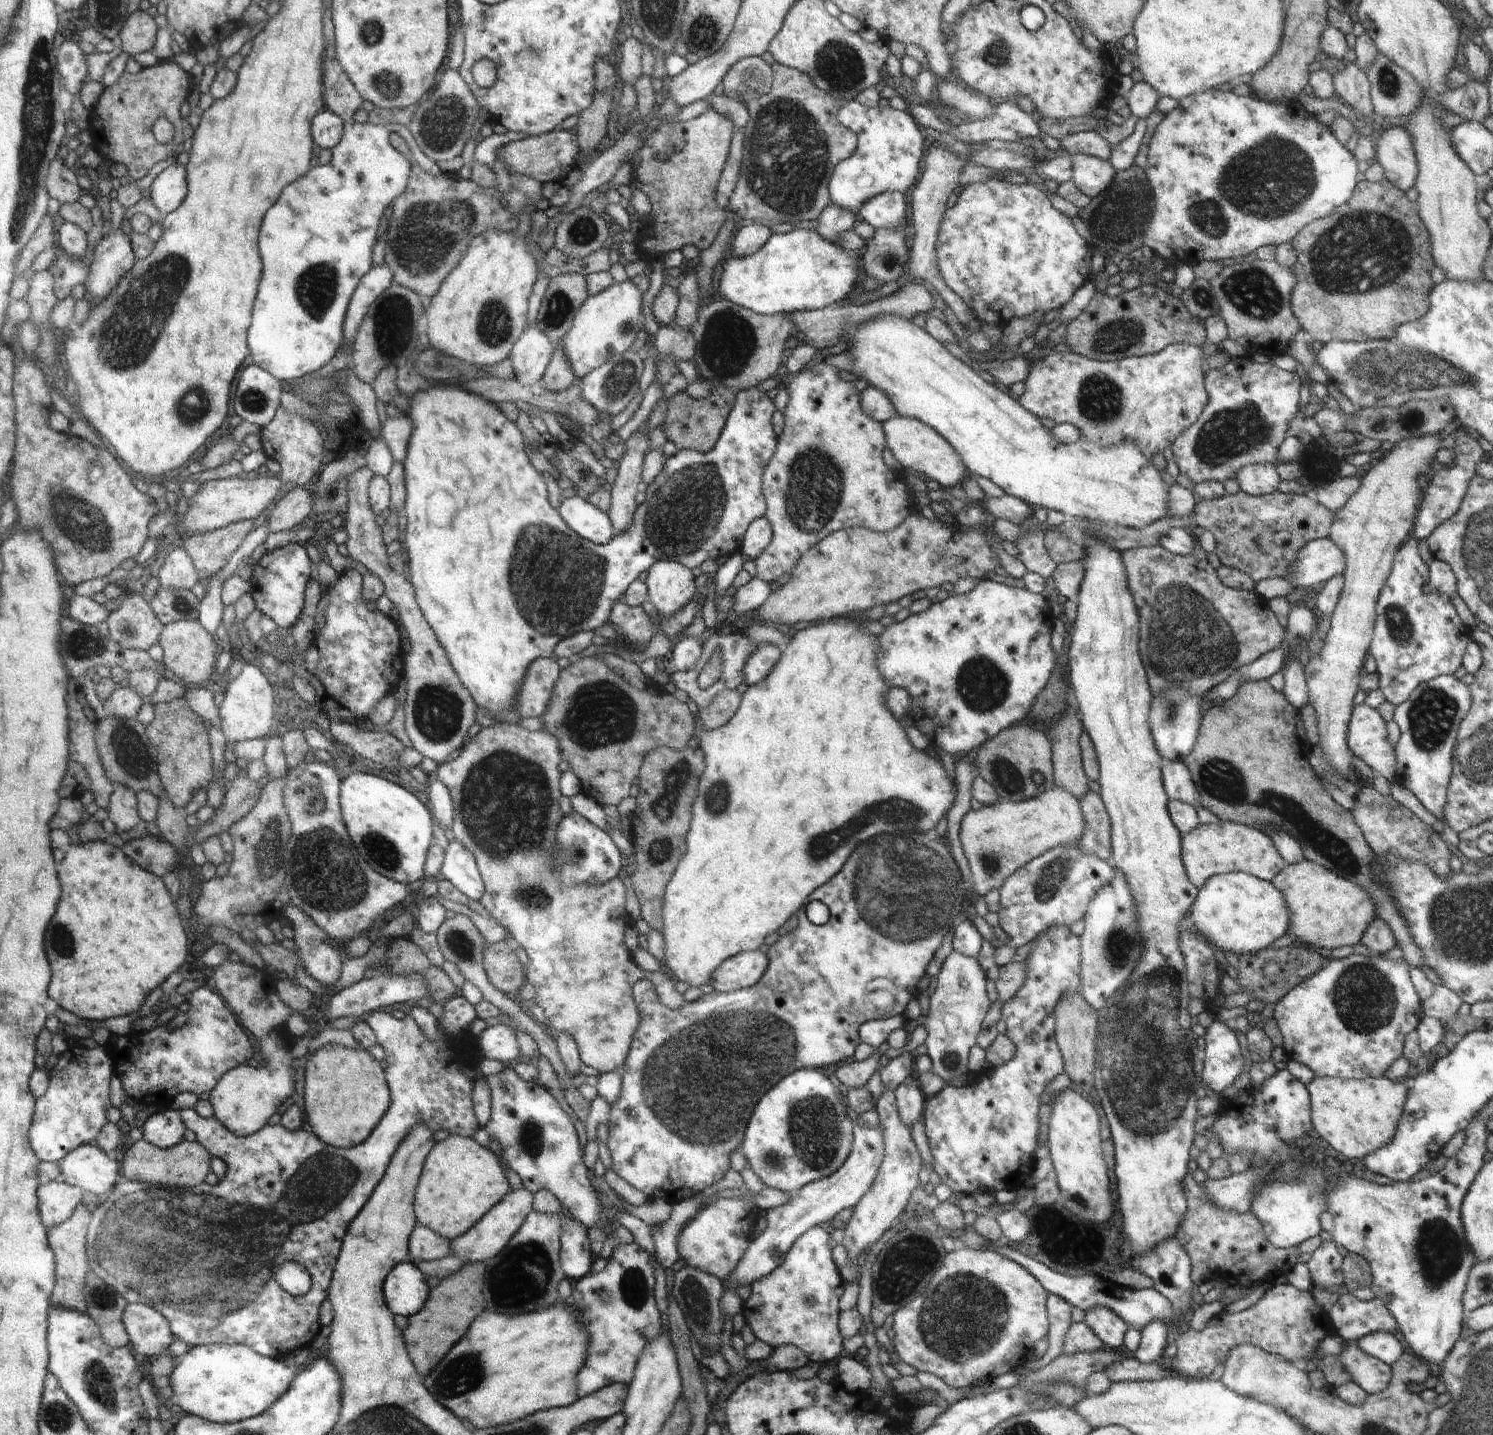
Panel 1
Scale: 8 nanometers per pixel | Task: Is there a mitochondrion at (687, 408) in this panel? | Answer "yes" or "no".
no

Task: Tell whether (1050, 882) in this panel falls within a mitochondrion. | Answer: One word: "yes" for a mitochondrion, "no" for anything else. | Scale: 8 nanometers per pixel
yes

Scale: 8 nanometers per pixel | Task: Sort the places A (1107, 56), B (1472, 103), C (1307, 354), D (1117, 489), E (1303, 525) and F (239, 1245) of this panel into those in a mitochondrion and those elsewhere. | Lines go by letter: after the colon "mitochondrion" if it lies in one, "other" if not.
A: other
B: other
C: other
D: other
E: other
F: mitochondrion

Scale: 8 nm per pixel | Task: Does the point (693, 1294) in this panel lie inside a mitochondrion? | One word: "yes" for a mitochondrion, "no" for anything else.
yes

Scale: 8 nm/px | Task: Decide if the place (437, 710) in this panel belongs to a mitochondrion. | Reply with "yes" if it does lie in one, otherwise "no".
yes

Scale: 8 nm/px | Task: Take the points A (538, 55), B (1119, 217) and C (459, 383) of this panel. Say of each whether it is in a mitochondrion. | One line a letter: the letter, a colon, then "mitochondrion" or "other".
A: mitochondrion
B: mitochondrion
C: other

